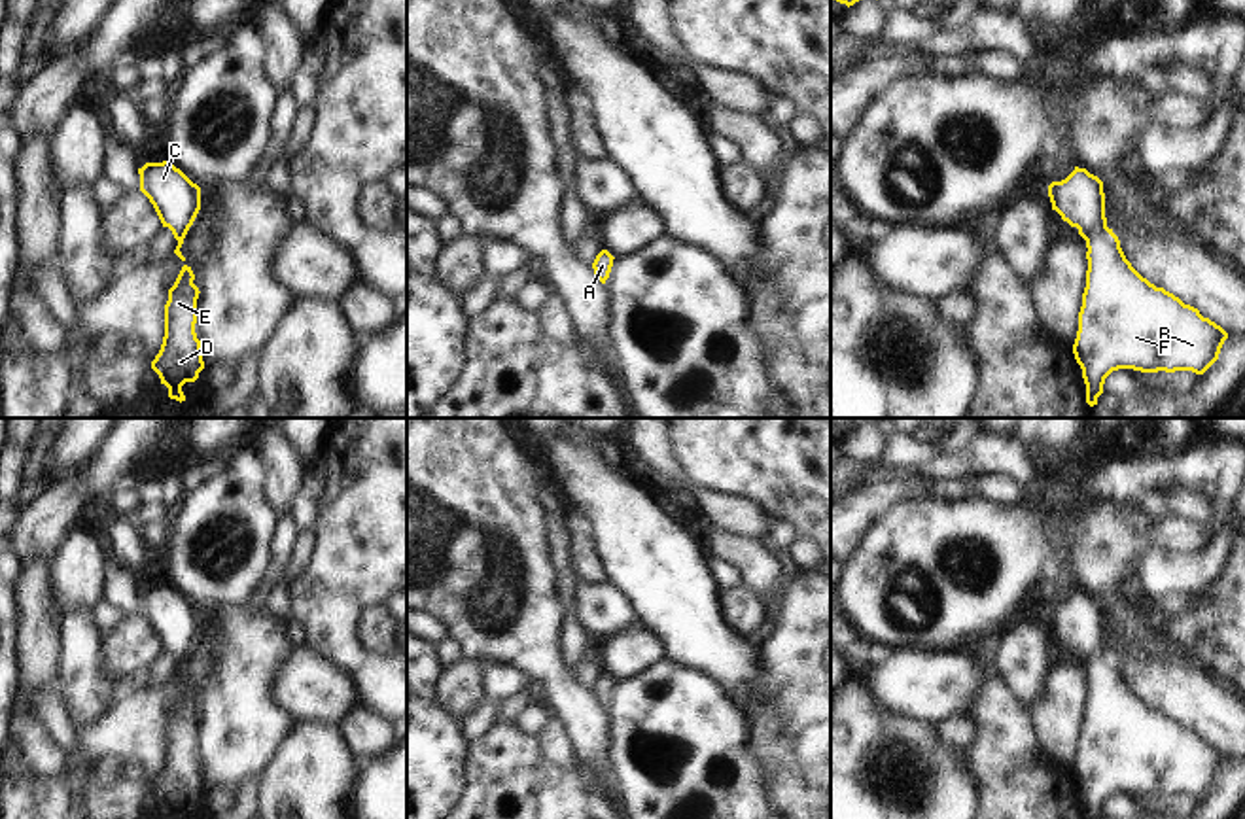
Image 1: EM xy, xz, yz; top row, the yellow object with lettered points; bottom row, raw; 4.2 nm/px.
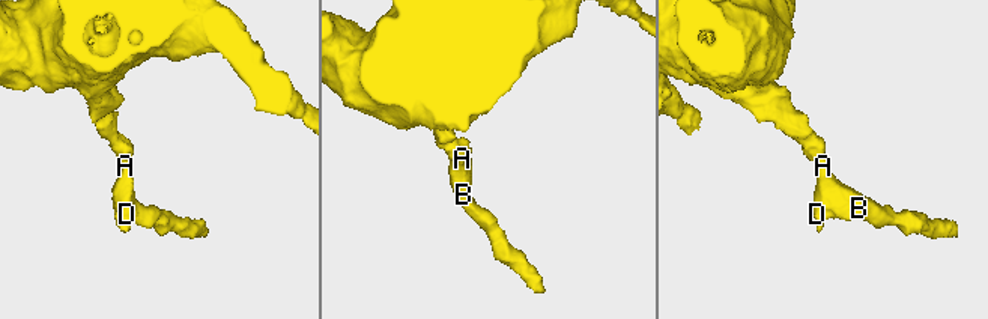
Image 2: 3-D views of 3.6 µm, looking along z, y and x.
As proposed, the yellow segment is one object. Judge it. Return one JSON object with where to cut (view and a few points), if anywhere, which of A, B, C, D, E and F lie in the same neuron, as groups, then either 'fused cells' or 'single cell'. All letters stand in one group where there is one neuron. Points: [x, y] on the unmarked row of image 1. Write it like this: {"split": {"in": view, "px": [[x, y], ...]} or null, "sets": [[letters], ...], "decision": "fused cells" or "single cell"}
{"split": null, "sets": [["A", "B", "C", "D", "E", "F"]], "decision": "single cell"}

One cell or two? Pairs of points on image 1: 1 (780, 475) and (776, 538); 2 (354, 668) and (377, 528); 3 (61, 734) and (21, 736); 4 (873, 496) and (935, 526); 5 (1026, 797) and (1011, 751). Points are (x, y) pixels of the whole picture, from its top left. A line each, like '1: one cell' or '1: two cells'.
1: two cells
2: one cell
3: two cells
4: two cells
5: one cell

